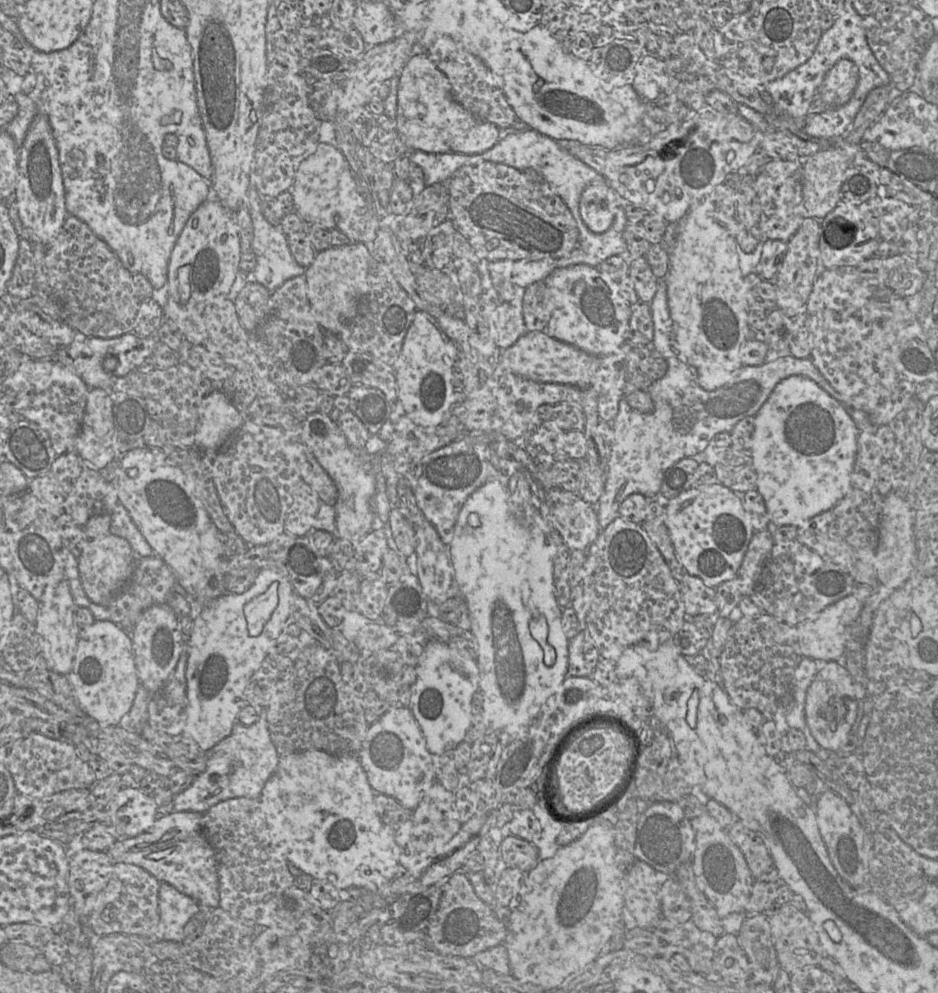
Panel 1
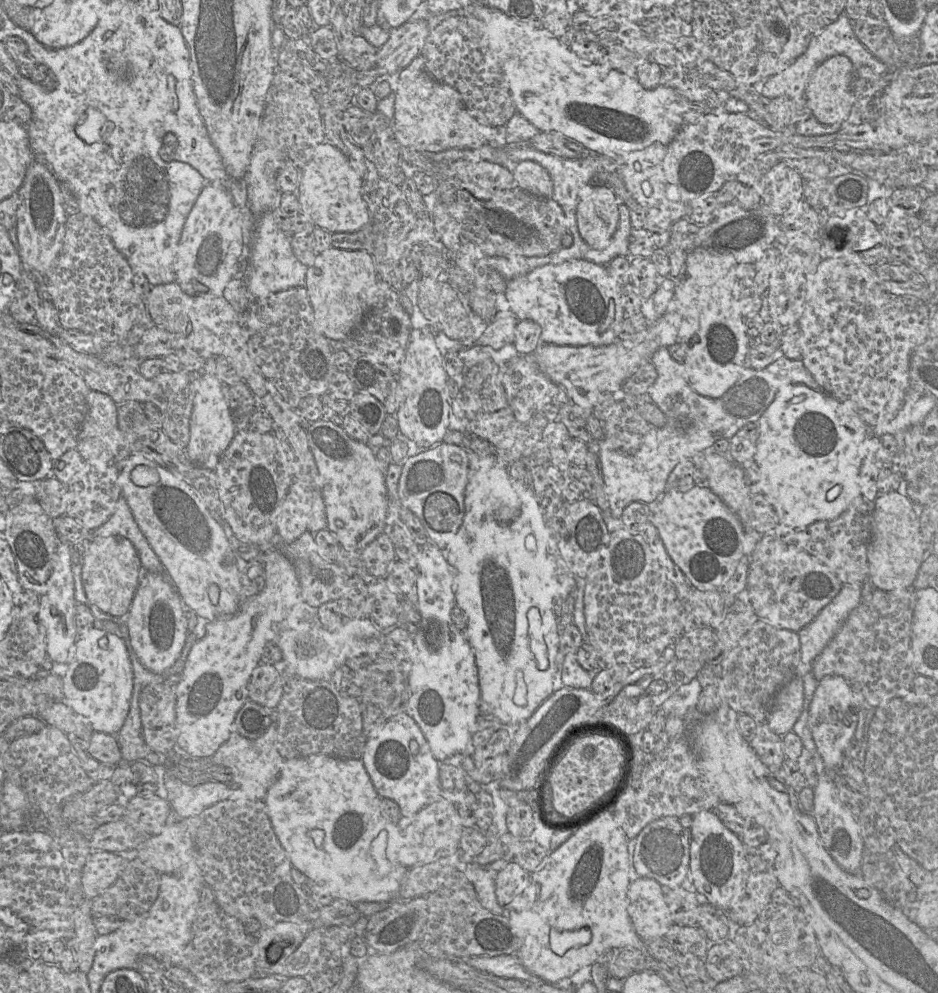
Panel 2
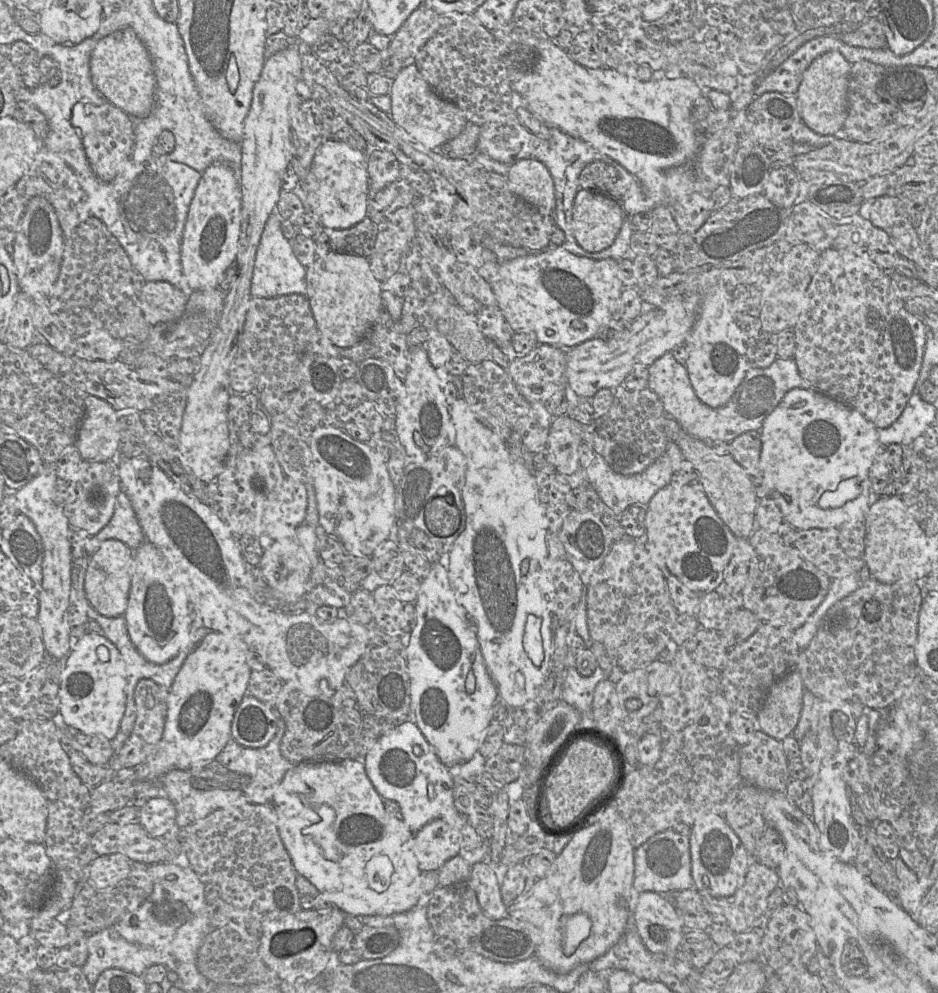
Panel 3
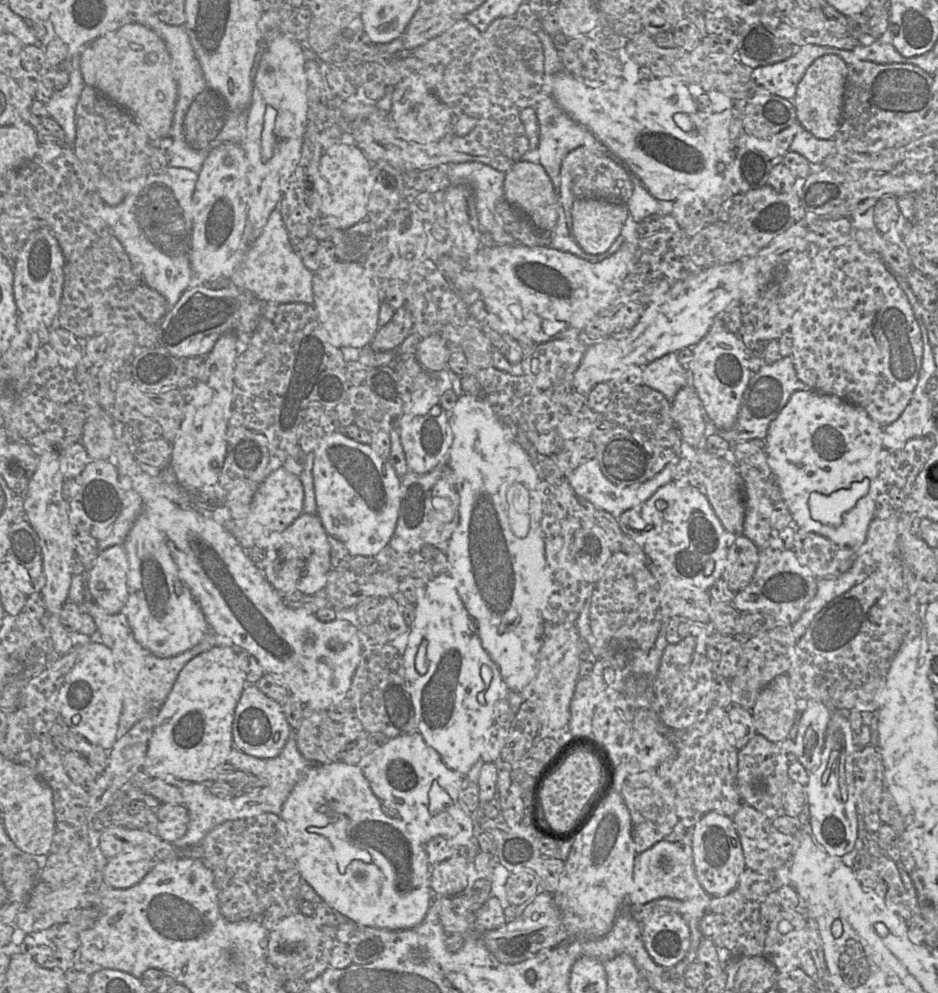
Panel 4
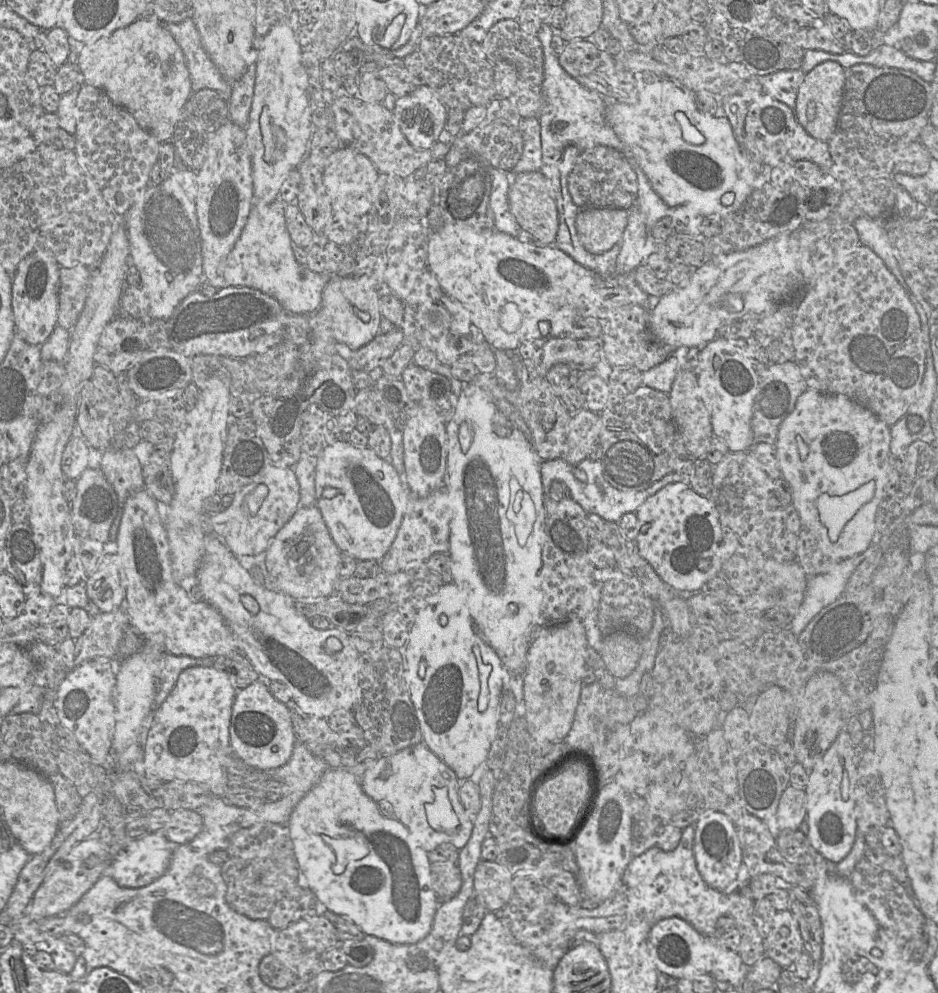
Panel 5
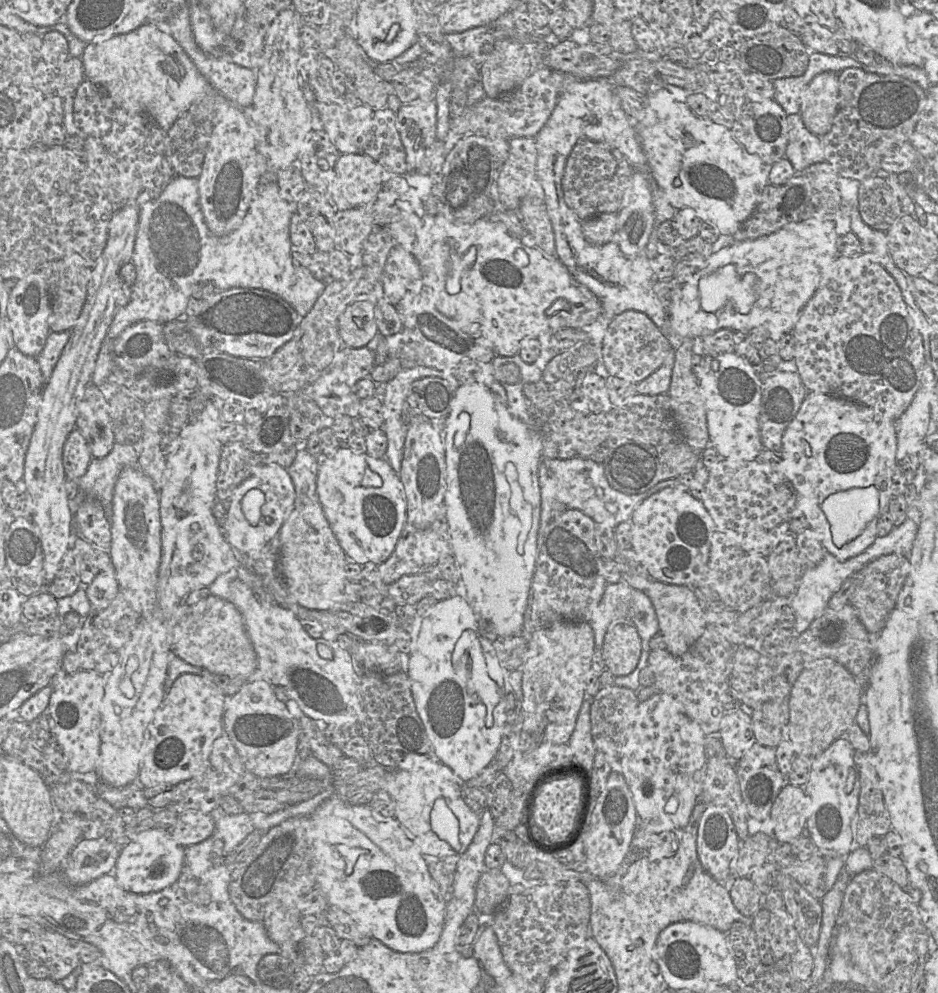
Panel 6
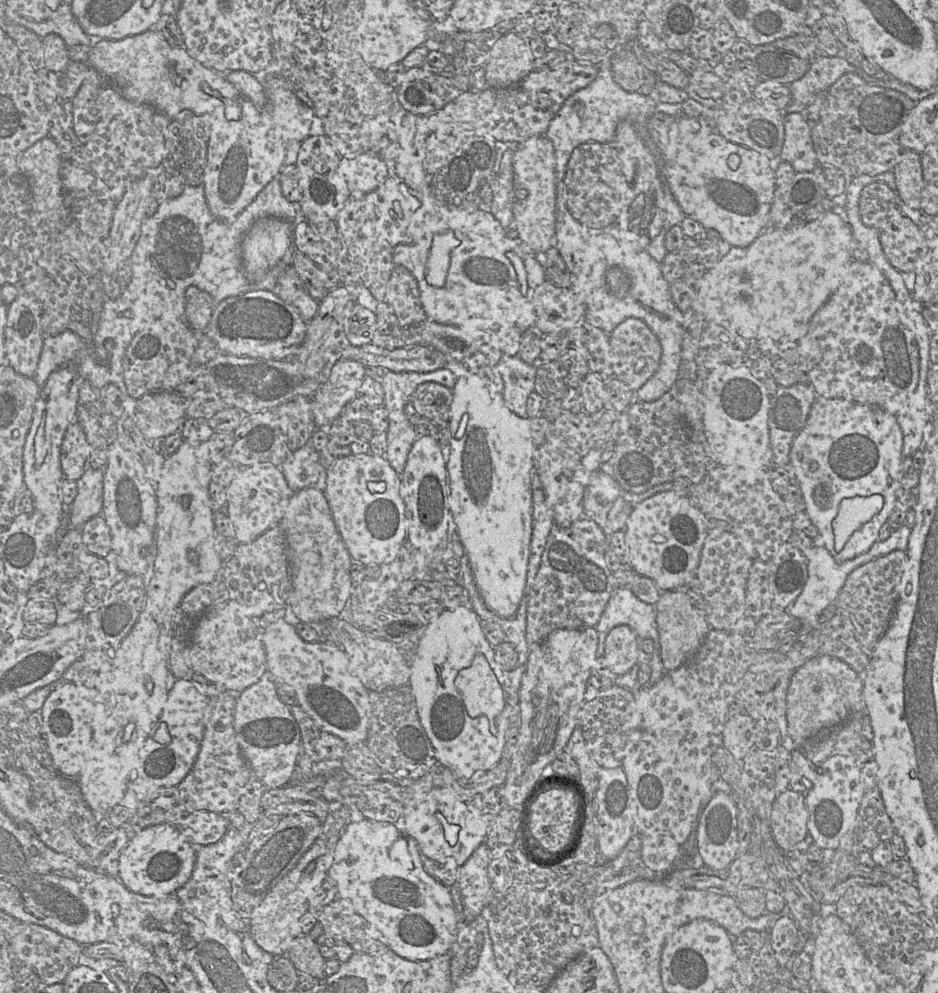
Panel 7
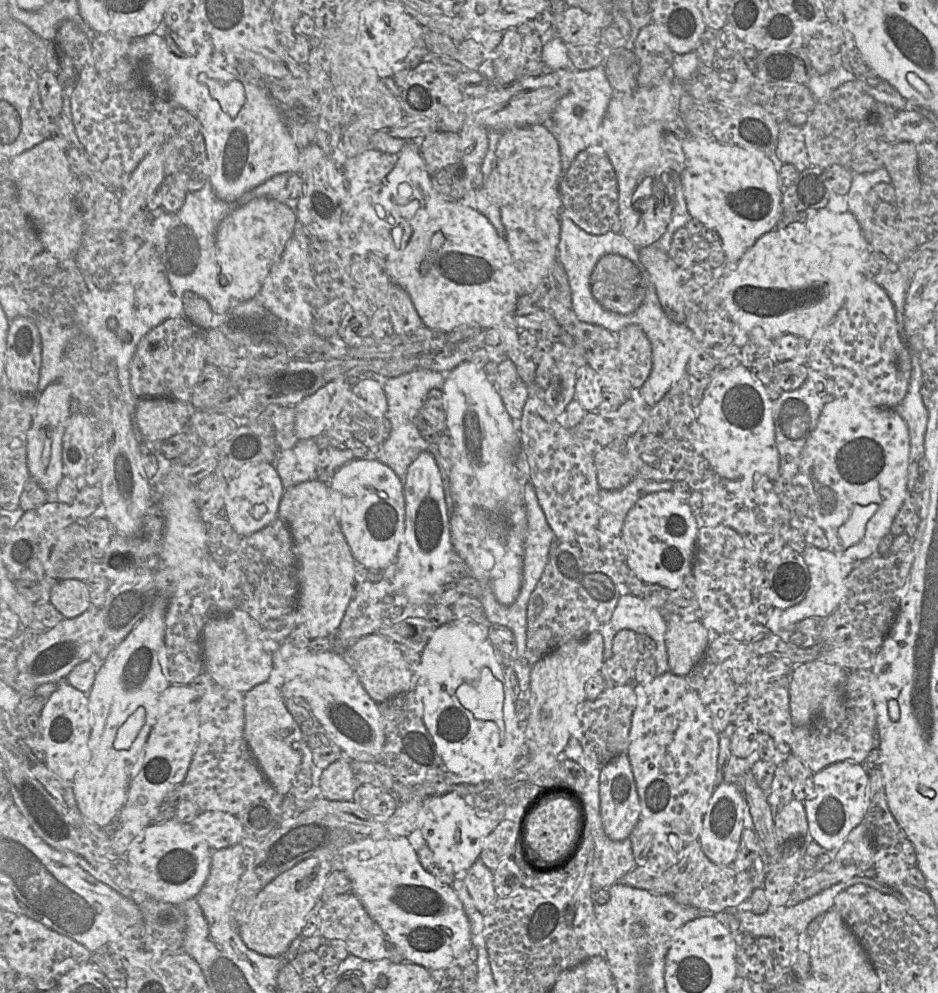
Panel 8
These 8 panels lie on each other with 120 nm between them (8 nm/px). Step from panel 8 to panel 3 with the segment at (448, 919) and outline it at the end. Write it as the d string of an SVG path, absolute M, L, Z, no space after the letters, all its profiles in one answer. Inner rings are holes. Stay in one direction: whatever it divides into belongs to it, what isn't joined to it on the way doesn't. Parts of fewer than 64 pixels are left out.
M361 759L294 764L278 785L272 805L280 838L297 874L307 878L345 915L392 916L417 904L422 871L412 854L409 833L399 818L384 809L383 798L369 780Z

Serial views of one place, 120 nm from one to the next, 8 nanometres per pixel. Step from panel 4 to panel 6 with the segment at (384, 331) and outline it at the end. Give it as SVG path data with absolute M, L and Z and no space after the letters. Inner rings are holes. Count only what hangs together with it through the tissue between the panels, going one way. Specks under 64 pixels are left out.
M367 346L340 350L329 369L335 379L354 388L358 380L368 377L375 366L375 352Z

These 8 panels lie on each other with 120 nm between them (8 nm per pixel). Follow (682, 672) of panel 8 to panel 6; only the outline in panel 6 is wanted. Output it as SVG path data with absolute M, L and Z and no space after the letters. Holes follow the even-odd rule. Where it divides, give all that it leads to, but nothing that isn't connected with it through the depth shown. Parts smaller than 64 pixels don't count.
M649 579L648 588L643 591L655 609L659 633L663 636L666 649L674 656L681 656L699 639L707 627L703 604L692 590L684 585L672 585Z

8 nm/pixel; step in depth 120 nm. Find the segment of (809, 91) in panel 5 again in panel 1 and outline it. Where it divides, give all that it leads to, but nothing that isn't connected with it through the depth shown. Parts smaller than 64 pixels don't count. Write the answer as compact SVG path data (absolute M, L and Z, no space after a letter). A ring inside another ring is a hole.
M840 59L826 74L819 94L828 107L839 107L849 101L857 82L857 66L849 59Z

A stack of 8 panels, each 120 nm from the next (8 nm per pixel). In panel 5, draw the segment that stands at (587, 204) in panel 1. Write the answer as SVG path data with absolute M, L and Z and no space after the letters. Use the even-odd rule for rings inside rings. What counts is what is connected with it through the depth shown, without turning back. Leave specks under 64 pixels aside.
M606 207L579 209L576 229L584 248L599 254L619 243L627 226L629 210Z

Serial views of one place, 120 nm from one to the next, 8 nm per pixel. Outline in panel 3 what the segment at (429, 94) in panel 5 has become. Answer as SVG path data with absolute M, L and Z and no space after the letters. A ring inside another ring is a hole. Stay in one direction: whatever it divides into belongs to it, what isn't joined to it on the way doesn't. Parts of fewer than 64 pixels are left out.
M407 62L398 73L390 90L390 97L391 119L394 124L428 150L438 150L443 144L457 137L468 122L456 105L433 90L414 62Z

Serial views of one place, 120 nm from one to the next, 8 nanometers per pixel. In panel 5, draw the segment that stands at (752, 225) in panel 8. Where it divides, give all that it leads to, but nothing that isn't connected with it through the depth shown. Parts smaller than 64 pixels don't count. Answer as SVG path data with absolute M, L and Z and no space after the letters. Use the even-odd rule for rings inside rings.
M661 78L658 82L645 85L645 87L638 92L637 102L633 104L610 102L607 109L607 120L617 136L630 149L640 168L648 178L651 186L668 207L674 208L681 205L688 205L694 207L703 215L718 214L724 218L739 210L754 189L771 181L771 171L773 167L764 164L761 167L761 173L757 174L753 171L750 164L750 158L736 140L728 118L726 116L715 117L713 114L699 110L695 103L694 93L688 93L673 79Z

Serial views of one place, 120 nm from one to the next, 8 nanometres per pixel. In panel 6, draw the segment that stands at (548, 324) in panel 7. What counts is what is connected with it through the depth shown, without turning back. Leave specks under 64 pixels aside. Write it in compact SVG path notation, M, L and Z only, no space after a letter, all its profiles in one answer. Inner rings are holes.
M577 281L568 288L545 293L542 306L547 308L546 315L551 316L549 325L552 329L582 328L602 315L600 300Z

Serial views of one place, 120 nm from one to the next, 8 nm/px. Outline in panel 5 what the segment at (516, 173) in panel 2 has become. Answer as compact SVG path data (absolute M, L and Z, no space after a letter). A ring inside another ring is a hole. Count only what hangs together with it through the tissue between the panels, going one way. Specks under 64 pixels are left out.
M540 171L514 174L511 176L508 200L510 210L524 235L534 238L534 245L554 245L559 215L545 177Z

